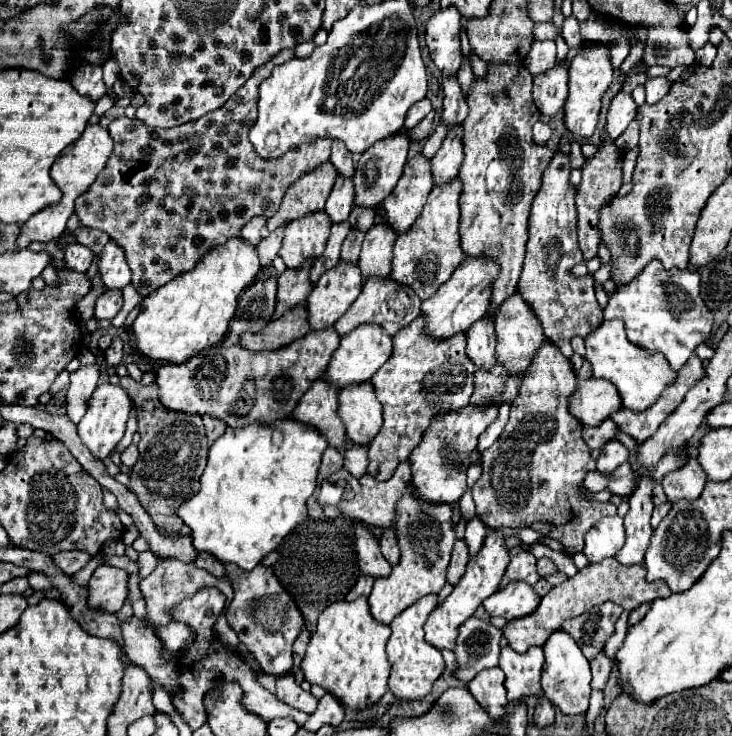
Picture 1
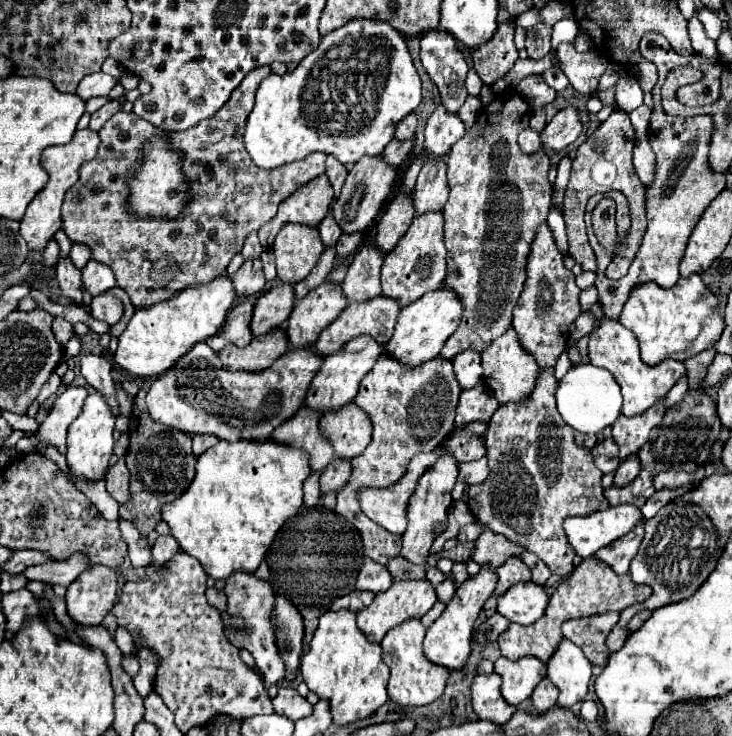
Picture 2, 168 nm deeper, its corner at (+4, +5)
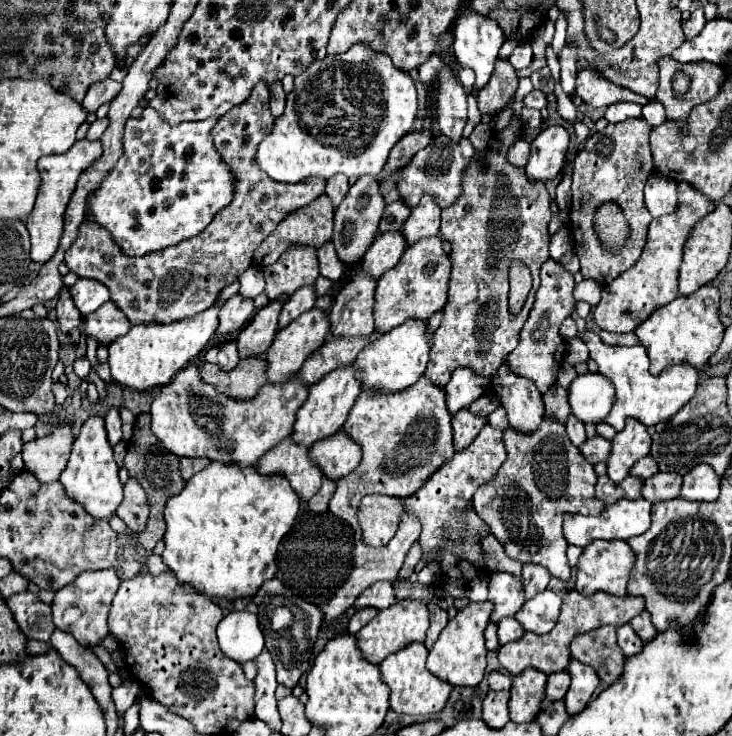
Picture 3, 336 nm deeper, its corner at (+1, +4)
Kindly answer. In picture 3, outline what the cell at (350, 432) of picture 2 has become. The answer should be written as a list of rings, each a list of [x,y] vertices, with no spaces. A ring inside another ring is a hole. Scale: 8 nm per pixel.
[[[340,430],[332,438],[316,442],[308,450],[308,458],[320,466],[326,478],[338,482],[358,466],[360,446],[356,446],[356,442],[348,442],[348,438],[344,438],[344,432]]]

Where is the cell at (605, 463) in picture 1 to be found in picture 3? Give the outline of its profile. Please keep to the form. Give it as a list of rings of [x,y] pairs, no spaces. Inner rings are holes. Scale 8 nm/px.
[[[592,436],[592,438],[588,438],[588,440],[580,446],[580,452],[582,452],[582,456],[584,456],[588,462],[596,464],[596,462],[604,462],[604,460],[606,460],[608,448],[610,448],[610,440],[606,440],[606,438],[602,438],[602,436]]]

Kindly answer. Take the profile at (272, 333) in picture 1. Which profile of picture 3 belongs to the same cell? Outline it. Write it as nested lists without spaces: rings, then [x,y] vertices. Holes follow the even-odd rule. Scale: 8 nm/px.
[[[244,358],[230,374],[220,374],[218,366],[202,364],[200,376],[206,384],[212,384],[220,394],[236,400],[252,400],[256,392],[266,384],[266,360]]]

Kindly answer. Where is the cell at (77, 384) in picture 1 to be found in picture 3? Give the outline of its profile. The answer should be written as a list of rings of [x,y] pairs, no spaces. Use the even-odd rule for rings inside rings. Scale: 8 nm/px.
[[[62,424],[50,436],[36,438],[22,446],[24,470],[34,474],[42,484],[56,482],[72,450],[72,426]]]

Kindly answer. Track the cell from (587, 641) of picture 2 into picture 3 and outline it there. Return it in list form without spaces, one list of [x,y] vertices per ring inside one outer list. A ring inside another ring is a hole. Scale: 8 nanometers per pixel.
[[[604,626],[572,640],[572,658],[592,666],[600,680],[610,686],[624,672],[624,654],[616,642],[616,628]]]

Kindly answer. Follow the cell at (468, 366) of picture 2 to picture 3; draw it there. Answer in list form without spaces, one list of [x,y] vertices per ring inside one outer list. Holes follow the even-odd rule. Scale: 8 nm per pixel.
[[[456,370],[452,374],[452,380],[448,382],[446,390],[446,406],[450,414],[456,414],[464,408],[468,408],[474,400],[478,400],[484,390],[482,390],[484,378],[476,378],[472,370]]]

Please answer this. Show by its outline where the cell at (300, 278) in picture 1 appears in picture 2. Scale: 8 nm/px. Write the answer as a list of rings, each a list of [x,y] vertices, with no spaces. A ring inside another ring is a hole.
[[[281,283],[261,293],[261,297],[257,297],[255,301],[251,319],[253,335],[267,333],[269,329],[273,329],[273,325],[283,325],[291,315],[293,303],[295,303],[293,283]]]

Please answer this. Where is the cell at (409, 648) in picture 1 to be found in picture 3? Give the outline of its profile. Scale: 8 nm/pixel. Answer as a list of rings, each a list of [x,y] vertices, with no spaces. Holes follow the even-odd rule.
[[[412,644],[406,646],[400,654],[392,654],[392,658],[386,658],[380,664],[382,682],[390,688],[390,708],[398,714],[434,714],[440,712],[452,692],[448,682],[440,682],[434,674],[428,674],[426,670],[426,656],[428,650],[424,644]]]

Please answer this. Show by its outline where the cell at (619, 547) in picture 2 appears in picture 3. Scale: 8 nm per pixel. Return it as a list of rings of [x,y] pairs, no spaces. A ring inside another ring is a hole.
[[[592,542],[592,544],[588,544],[576,564],[576,570],[578,570],[576,590],[582,596],[592,596],[596,592],[624,596],[628,574],[634,566],[634,560],[636,560],[636,554],[632,554],[632,548],[626,542]]]

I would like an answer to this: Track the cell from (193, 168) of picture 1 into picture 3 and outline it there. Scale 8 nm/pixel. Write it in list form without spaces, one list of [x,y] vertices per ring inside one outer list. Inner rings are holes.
[[[258,84],[250,98],[224,114],[212,130],[216,148],[236,174],[236,198],[232,200],[232,206],[228,206],[228,210],[220,210],[210,226],[198,236],[170,246],[168,250],[152,252],[144,258],[124,258],[104,230],[88,218],[82,222],[80,234],[66,252],[64,262],[78,278],[90,278],[104,284],[110,290],[110,300],[124,312],[132,326],[172,324],[208,310],[216,302],[222,288],[238,280],[238,276],[252,264],[252,254],[260,242],[292,210],[304,208],[324,194],[326,182],[300,182],[296,186],[284,186],[272,182],[272,178],[256,166],[256,148],[268,136],[274,122],[268,100],[268,88]]]

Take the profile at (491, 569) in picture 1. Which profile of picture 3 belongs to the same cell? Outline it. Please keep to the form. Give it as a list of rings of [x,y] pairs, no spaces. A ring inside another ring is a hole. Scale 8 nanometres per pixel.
[[[472,602],[470,606],[462,608],[456,618],[452,618],[446,628],[440,632],[440,638],[432,646],[428,654],[428,672],[438,676],[440,680],[448,682],[450,686],[462,688],[476,688],[486,672],[486,648],[484,648],[484,630],[488,626],[492,614],[490,602]]]

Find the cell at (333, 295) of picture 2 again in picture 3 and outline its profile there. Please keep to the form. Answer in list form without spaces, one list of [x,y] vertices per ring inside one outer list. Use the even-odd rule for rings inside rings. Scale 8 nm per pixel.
[[[308,310],[304,312],[300,318],[296,318],[294,322],[290,322],[284,330],[280,330],[272,342],[272,346],[266,352],[266,362],[268,362],[268,370],[266,370],[266,378],[270,384],[280,384],[286,382],[288,378],[296,376],[298,370],[302,368],[304,360],[316,350],[320,348],[326,338],[328,338],[328,316],[322,310]]]

